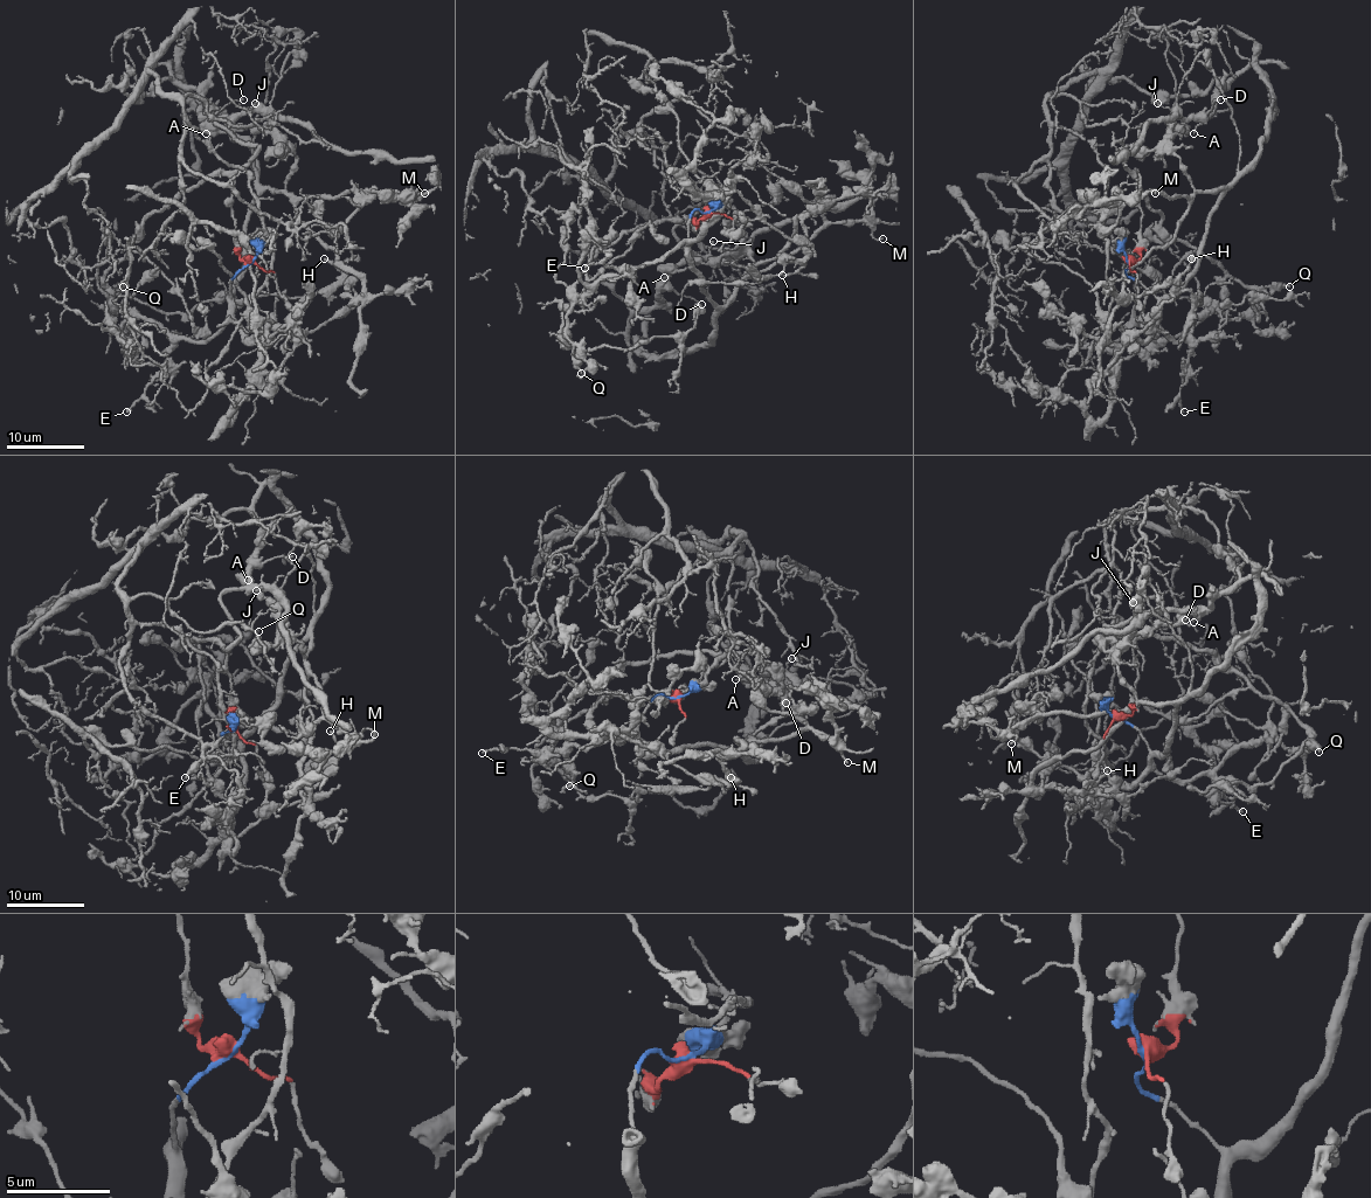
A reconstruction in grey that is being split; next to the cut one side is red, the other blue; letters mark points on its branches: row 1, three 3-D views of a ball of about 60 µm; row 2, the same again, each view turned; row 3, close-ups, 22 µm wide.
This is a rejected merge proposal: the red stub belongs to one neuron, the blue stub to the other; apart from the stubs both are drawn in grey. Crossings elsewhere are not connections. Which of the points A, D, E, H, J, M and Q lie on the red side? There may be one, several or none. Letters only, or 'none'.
A, D, J

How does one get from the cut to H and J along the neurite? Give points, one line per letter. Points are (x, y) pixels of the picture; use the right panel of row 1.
H: (1127, 263), (1169, 297), (1221, 189), (1192, 198), (1123, 291), (1172, 283), (1192, 257)
J: (1127, 263), (1138, 257), (1138, 199), (1133, 175), (1117, 156), (1133, 144), (1138, 129), (1172, 112), (1157, 103)

